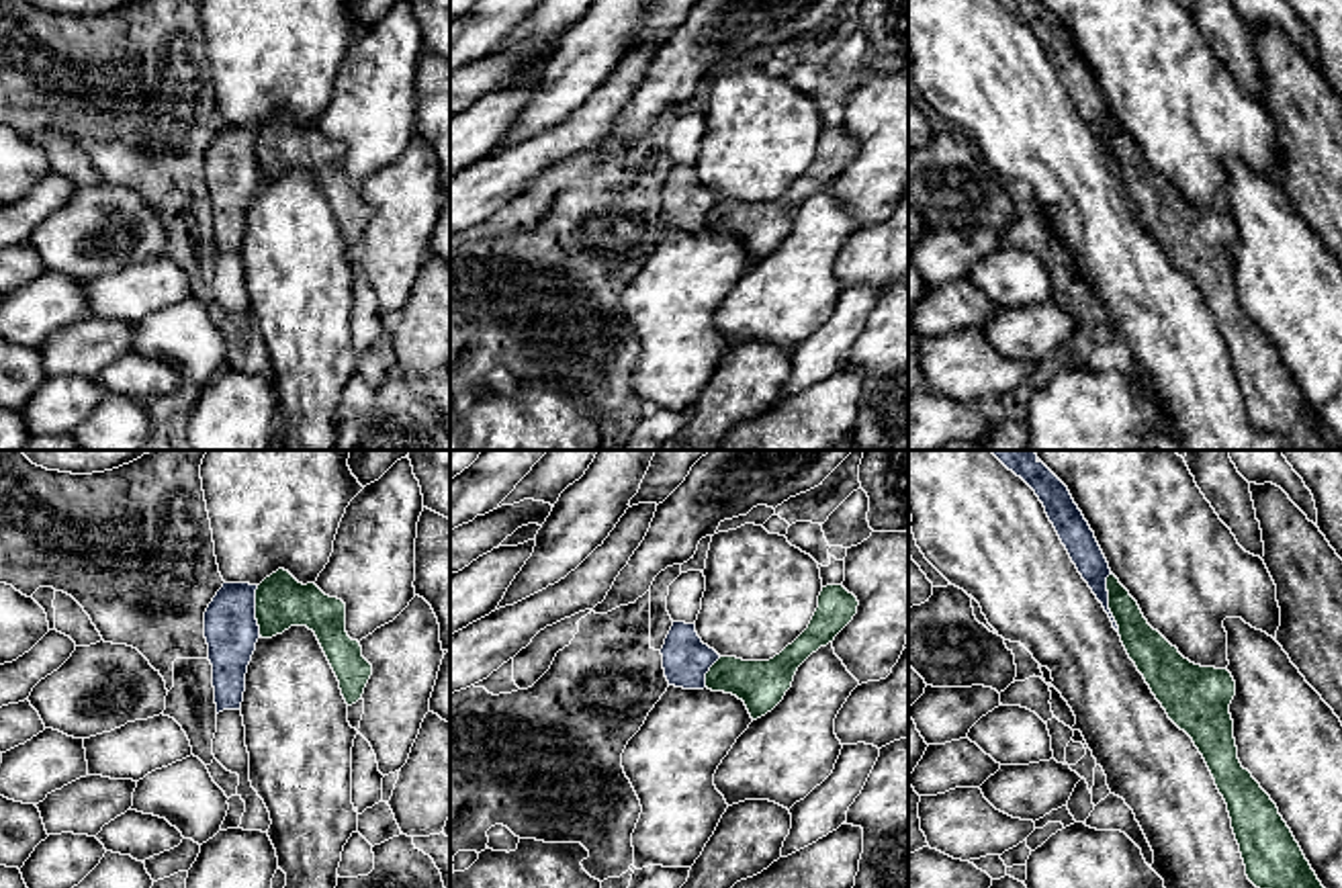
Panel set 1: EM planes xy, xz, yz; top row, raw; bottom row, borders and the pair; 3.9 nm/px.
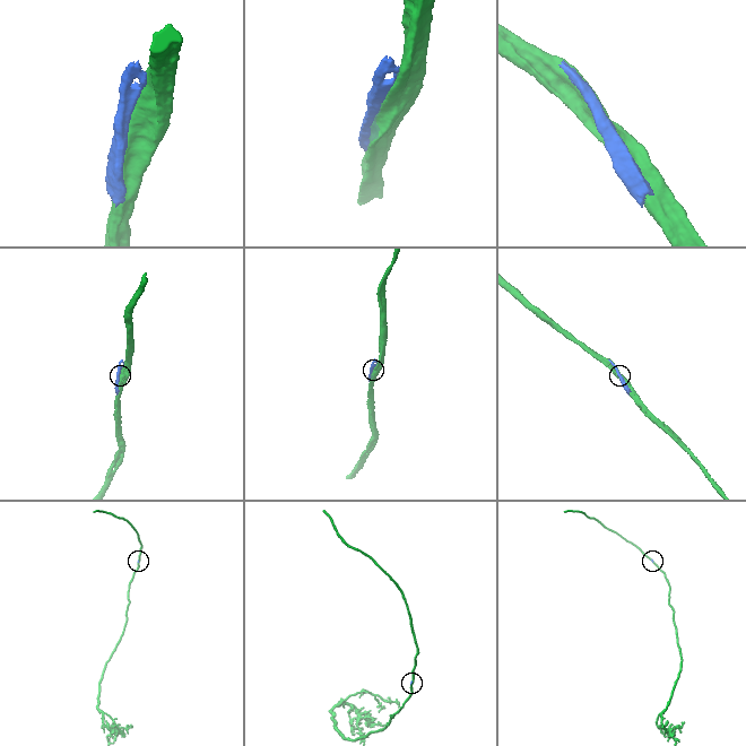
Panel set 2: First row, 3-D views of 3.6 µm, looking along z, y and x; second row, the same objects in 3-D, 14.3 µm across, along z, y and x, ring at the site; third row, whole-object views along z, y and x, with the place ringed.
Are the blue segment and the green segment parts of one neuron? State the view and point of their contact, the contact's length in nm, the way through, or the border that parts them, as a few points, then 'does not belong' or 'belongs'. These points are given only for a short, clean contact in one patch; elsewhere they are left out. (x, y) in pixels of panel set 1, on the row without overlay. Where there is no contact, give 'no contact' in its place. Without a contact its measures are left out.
meets blue in yz at (1107, 144); contact 240 nm long; does not belong

